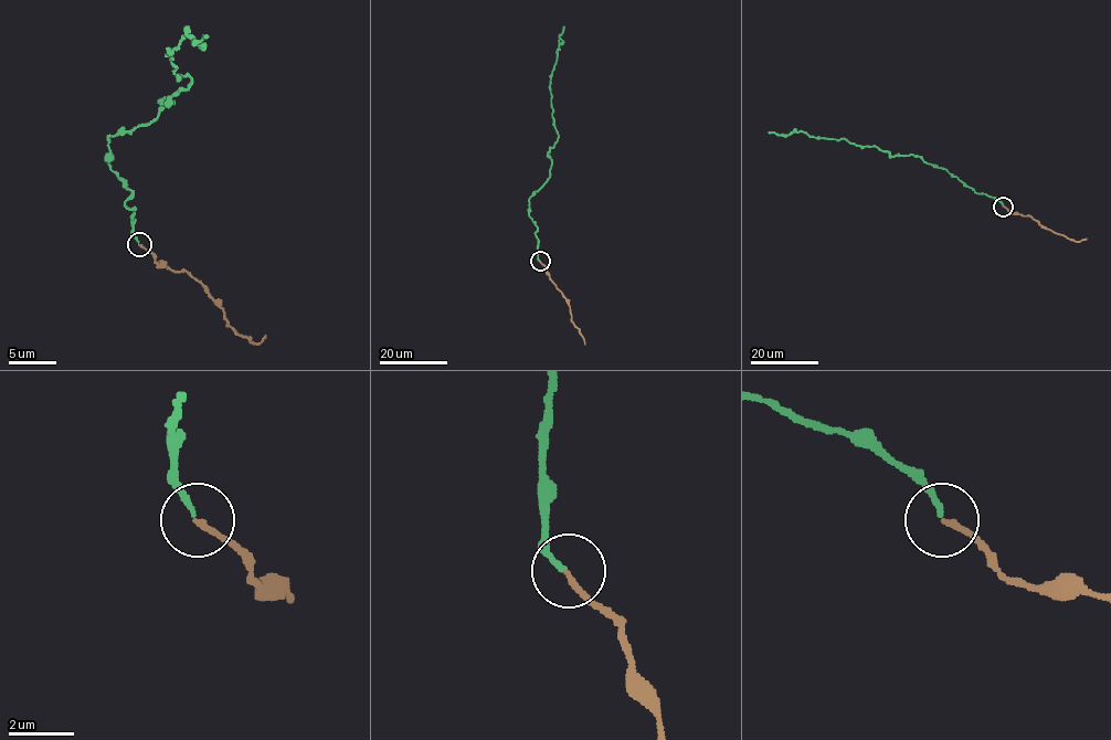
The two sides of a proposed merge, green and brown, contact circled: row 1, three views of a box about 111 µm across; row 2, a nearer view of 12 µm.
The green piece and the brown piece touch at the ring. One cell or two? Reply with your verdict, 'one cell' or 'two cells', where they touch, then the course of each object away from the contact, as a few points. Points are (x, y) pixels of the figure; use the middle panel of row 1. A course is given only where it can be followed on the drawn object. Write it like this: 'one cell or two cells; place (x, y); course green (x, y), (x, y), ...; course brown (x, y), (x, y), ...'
one cell; place (540, 261); course green (540, 261), (537, 226), (529, 215), (529, 200), (550, 176), (548, 152), (559, 136), (550, 76), (564, 27); course brown (540, 261), (569, 305), (571, 320), (585, 344)

